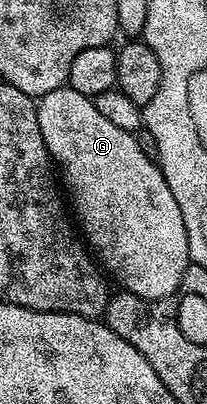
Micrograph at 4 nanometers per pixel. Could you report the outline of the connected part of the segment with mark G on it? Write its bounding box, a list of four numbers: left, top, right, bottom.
[37,87,191,301]

